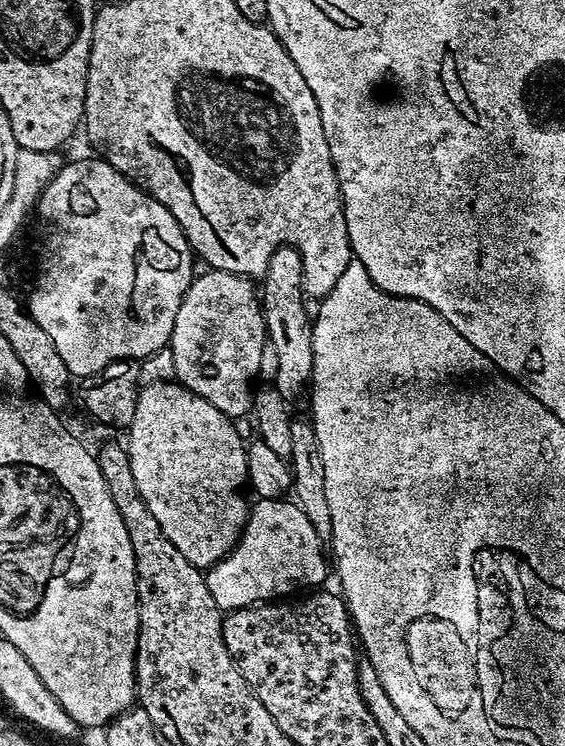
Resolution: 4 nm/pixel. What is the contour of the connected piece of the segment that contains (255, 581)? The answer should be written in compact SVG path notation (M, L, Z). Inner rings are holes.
M260 498L255 502L232 551L206 572L208 589L220 610L248 608L251 604L264 602L272 588L286 597L285 589L292 584L324 584L330 576L325 545L314 526L310 526L310 518L302 514L299 504L288 498Z

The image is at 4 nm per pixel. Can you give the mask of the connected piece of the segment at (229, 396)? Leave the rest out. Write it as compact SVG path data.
M204 270L197 275L182 298L182 306L178 306L178 318L174 318L174 330L170 347L173 352L175 379L190 389L194 394L206 398L214 410L226 414L230 418L246 417L252 411L252 395L259 363L262 359L263 346L266 343L264 331L264 313L262 300L252 289L253 281L246 276L236 276L233 272Z

